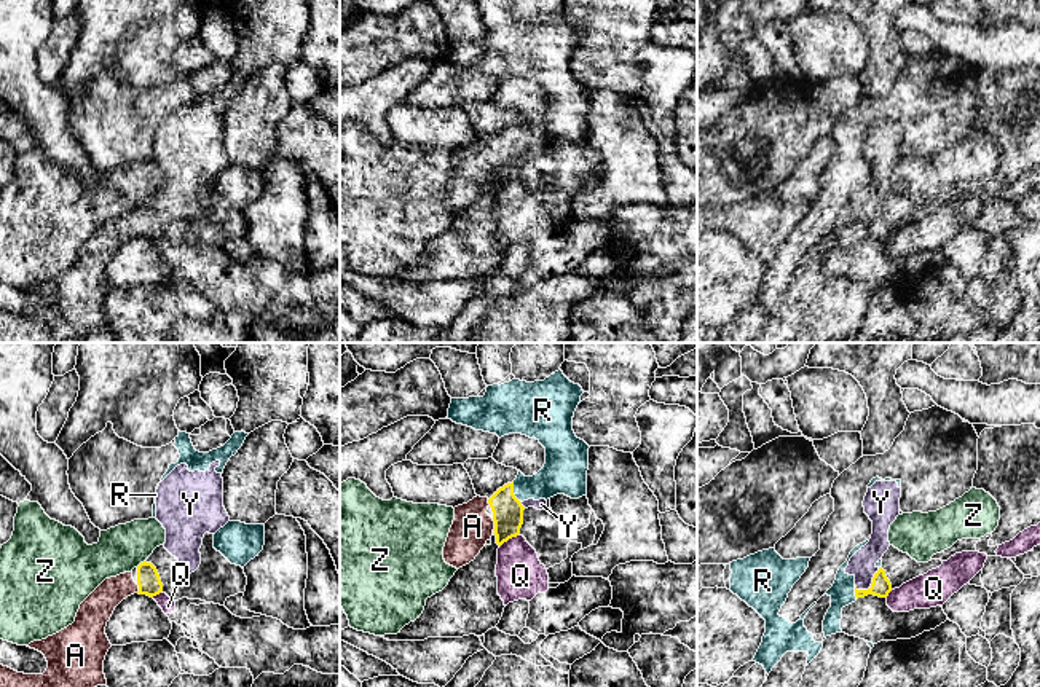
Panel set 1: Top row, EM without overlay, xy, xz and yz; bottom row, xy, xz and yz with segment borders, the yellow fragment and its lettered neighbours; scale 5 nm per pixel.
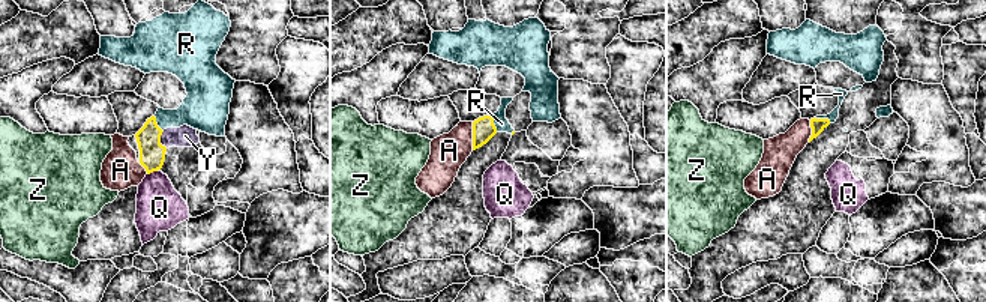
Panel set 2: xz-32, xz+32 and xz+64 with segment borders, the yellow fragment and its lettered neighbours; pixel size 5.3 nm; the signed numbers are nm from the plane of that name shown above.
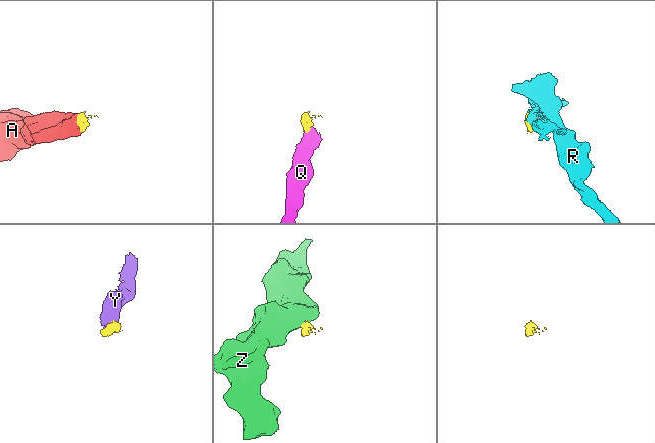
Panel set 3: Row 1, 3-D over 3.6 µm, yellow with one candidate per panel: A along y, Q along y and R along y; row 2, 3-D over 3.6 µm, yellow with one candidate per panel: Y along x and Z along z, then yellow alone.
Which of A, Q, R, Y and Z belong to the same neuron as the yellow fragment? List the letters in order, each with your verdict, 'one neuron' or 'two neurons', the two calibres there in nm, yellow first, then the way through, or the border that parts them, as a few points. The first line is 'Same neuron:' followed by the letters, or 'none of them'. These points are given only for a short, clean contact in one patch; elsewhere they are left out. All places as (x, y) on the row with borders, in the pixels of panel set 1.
Same neuron: A, Y
A: one neuron; calibres 160 and 200 nm
Q: two neurons; calibres 160 and 240 nm
R: two neurons; calibres 160 and 190 nm
Y: one neuron; calibres 100 and 140 nm
Z: two neurons; calibres 120 and 240 nm

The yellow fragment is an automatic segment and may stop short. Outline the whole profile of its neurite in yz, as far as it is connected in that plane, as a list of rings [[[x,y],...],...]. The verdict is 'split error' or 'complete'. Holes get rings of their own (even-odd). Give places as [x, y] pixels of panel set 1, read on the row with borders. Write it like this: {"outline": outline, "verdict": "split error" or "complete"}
{"outline": [[[876,481],[863,501],[865,513],[873,521],[869,542],[861,547],[849,561],[845,574],[855,577],[855,596],[865,598],[874,595],[887,598],[892,583],[882,567],[876,564],[888,550],[888,529],[900,515],[901,488],[896,481]]], "verdict": "split error"}

